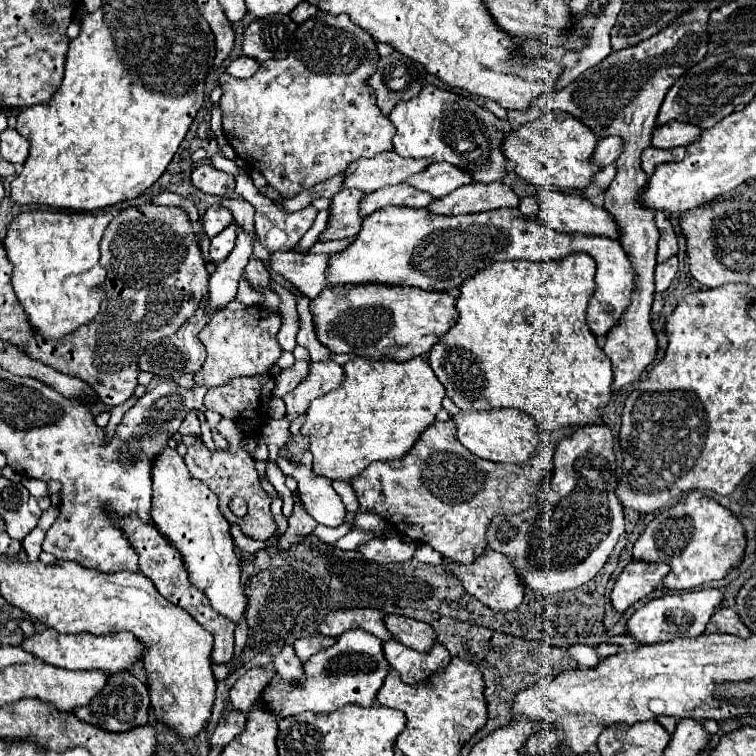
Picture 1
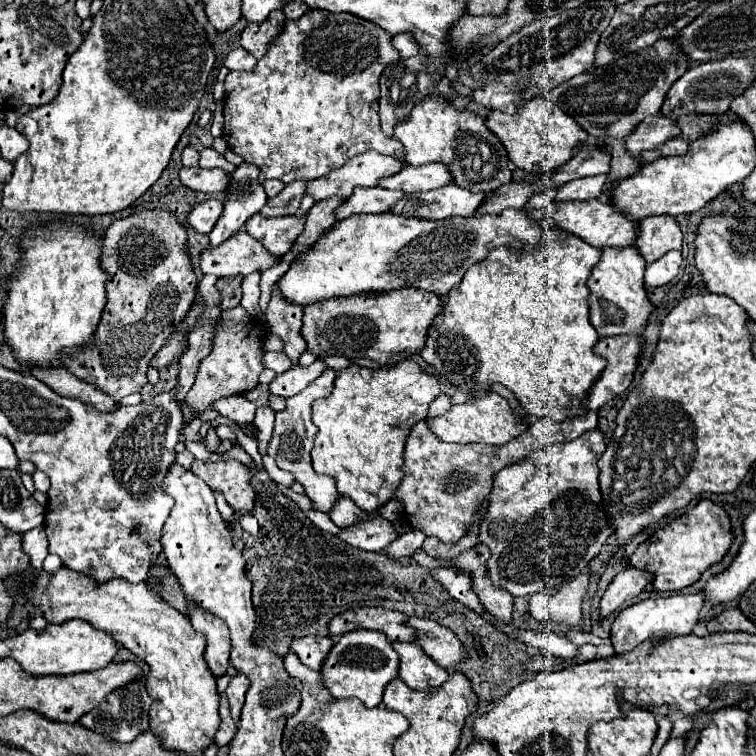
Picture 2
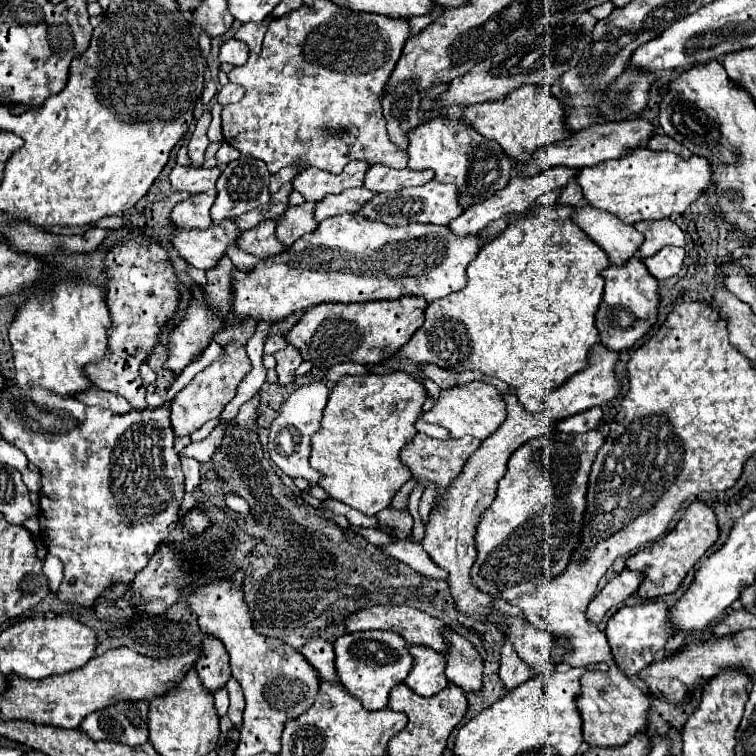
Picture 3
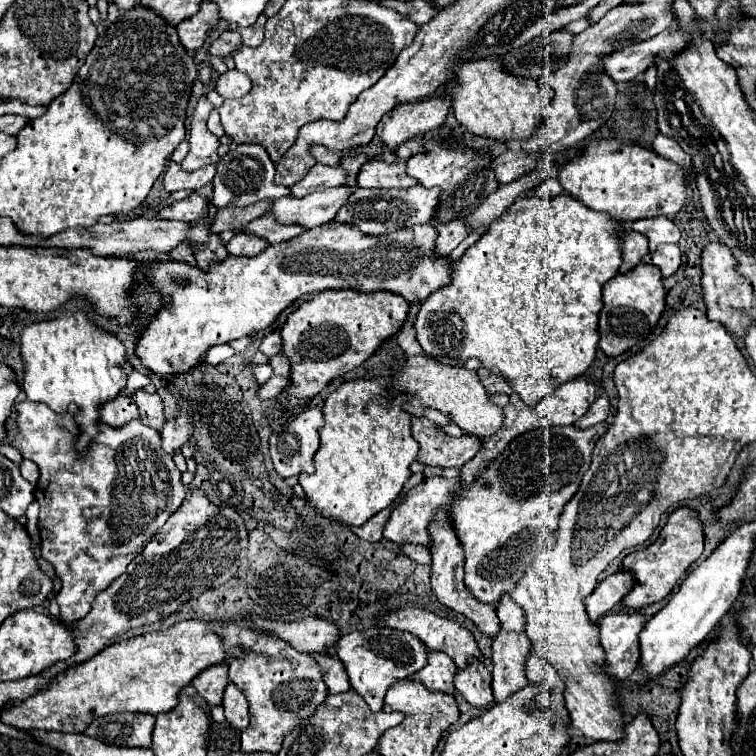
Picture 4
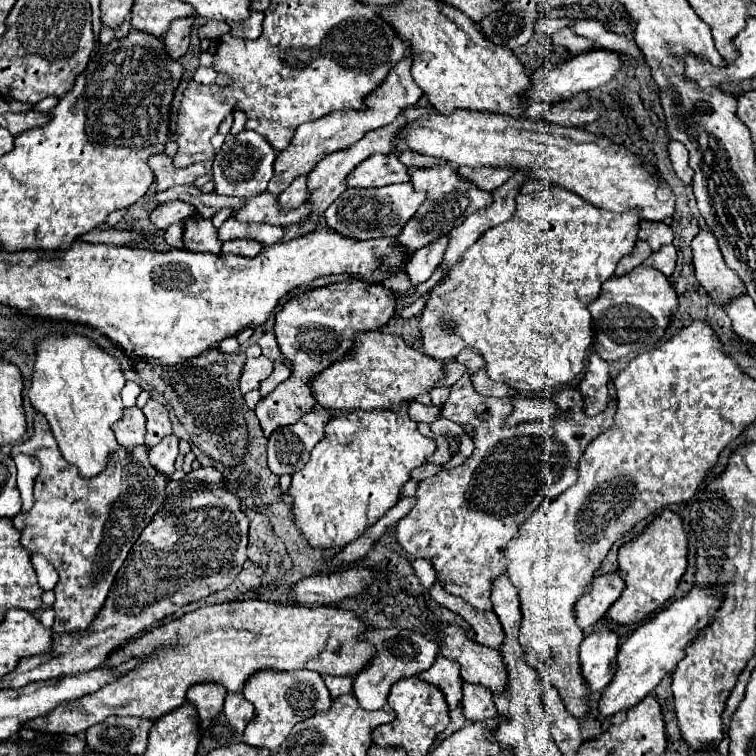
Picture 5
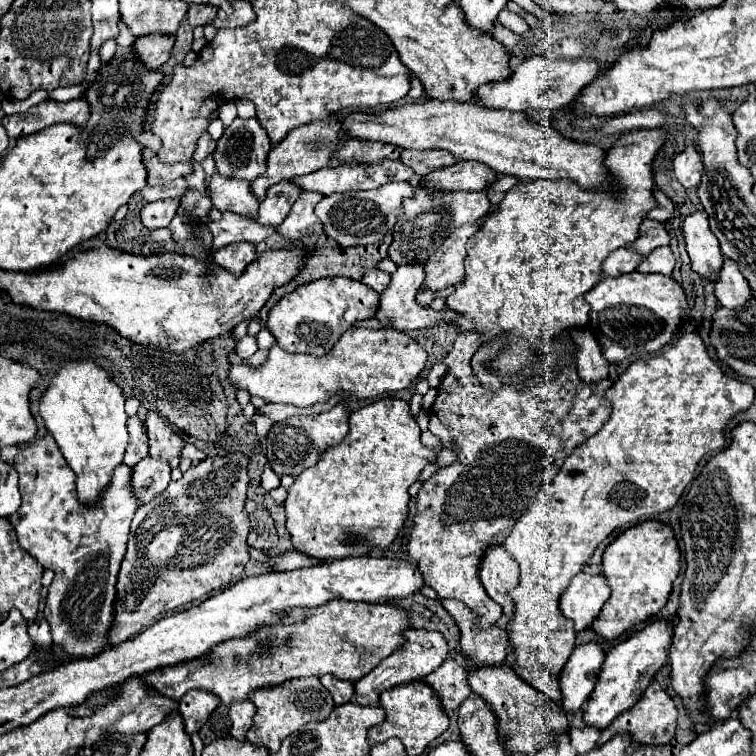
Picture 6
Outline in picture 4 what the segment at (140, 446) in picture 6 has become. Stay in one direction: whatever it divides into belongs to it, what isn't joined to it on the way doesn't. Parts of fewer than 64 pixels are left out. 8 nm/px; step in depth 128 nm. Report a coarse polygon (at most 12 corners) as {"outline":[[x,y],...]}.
{"outline":[[118,396],[100,410],[112,428],[140,418],[132,398]]}

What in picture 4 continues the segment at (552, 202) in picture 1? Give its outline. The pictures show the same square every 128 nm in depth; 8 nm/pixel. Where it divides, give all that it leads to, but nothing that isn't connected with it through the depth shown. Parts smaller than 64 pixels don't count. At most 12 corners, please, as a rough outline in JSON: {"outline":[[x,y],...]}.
{"outline":[[628,230],[622,242],[620,274],[648,254],[648,240]]}

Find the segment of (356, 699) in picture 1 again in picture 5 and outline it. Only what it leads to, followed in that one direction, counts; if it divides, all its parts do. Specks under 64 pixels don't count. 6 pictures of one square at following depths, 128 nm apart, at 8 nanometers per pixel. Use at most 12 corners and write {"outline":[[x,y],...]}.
{"outline":[[400,628],[372,630],[370,666],[354,676],[364,710],[380,710],[394,682],[440,654],[436,640]]}

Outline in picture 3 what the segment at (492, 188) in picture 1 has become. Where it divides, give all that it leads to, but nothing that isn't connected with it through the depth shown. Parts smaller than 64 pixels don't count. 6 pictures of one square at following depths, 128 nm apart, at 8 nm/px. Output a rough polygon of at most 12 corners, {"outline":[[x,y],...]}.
{"outline":[[430,180],[376,194],[360,212],[388,226],[448,224],[456,186]]}

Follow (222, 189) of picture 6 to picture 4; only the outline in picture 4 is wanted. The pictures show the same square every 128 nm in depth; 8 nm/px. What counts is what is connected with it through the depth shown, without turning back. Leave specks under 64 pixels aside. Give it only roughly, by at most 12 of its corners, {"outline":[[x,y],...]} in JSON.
{"outline":[[340,186],[274,200],[280,224],[330,222],[352,190]]}

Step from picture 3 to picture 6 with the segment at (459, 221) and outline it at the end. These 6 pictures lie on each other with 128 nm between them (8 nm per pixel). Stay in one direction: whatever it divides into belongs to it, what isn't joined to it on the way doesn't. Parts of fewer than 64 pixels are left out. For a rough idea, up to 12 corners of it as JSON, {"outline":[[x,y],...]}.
{"outline":[[422,264],[398,266],[374,318],[398,332],[454,326],[450,308],[414,302]]}

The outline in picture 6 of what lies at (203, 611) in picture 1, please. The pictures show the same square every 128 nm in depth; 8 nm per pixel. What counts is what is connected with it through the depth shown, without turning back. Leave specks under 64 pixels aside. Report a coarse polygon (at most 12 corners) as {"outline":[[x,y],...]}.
{"outline":[[204,690],[180,698],[188,734],[198,732],[218,704]]}

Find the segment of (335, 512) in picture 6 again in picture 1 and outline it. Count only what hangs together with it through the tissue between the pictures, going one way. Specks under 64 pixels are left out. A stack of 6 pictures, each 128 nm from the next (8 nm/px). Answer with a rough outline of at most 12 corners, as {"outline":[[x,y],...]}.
{"outline":[[424,356],[354,358],[312,400],[314,472],[402,458],[446,390]]}

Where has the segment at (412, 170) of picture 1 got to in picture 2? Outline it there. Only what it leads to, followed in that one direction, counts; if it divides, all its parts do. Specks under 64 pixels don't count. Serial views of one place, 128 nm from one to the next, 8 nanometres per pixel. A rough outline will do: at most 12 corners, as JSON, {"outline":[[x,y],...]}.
{"outline":[[364,152],[342,168],[306,180],[314,200],[348,198],[356,186],[376,186],[404,164]]}

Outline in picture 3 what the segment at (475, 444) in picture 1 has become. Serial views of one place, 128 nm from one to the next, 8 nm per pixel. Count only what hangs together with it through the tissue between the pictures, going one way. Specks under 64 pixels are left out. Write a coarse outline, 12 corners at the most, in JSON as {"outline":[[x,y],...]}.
{"outline":[[492,384],[442,388],[428,424],[486,440],[506,420]]}

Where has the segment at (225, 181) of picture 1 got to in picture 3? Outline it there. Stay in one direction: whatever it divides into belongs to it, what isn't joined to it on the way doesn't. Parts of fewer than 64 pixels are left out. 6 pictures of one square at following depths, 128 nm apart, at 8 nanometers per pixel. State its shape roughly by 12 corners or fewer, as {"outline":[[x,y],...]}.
{"outline":[[176,164],[170,184],[178,192],[214,190],[218,168]]}

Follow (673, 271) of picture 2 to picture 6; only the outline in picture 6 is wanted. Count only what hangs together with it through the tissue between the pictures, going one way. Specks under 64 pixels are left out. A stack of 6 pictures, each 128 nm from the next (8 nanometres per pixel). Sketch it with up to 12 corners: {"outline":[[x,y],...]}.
{"outline":[[668,246],[654,248],[638,272],[658,272],[670,276],[674,254]]}

